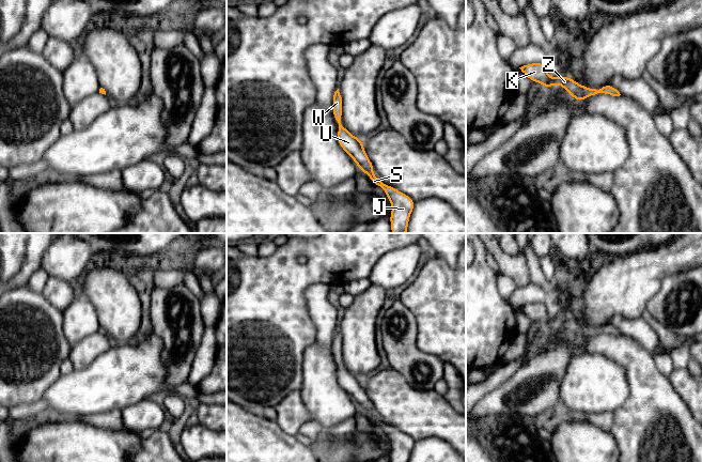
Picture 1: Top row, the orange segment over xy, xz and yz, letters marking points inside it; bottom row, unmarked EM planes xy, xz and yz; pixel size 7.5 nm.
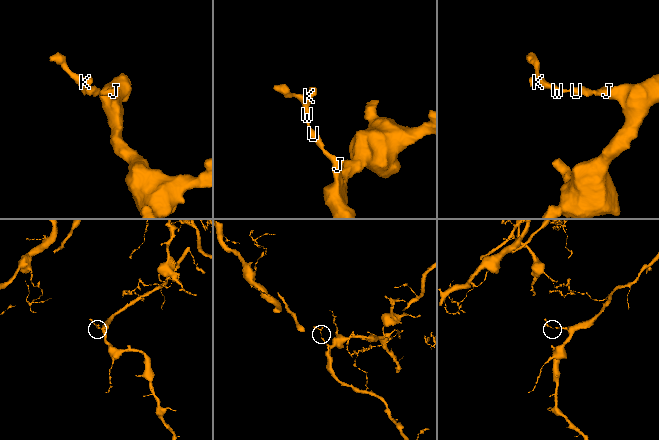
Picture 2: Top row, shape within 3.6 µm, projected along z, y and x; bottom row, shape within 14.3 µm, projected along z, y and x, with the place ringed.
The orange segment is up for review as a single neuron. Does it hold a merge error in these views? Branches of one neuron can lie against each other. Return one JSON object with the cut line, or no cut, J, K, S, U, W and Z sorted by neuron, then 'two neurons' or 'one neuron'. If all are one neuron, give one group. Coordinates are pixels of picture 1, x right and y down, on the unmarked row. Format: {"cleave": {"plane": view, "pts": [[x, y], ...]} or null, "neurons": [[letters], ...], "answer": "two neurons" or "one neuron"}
{"cleave": null, "neurons": [["J", "K", "S", "U", "W", "Z"]], "answer": "one neuron"}

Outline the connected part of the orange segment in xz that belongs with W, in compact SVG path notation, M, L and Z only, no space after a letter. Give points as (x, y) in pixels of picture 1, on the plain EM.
M339 328L333 335L332 353L339 366L338 382L340 386L353 398L357 406L370 417L372 424L385 430L392 445L392 451L389 458L390 462L409 462L410 453L415 446L415 440L399 431L395 427L385 424L379 417L374 415L374 405L364 390L362 380L353 375L342 365L342 337Z

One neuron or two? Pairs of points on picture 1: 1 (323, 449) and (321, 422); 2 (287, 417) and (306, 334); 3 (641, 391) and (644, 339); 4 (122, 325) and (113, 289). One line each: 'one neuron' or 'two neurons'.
1: two neurons
2: two neurons
3: two neurons
4: one neuron

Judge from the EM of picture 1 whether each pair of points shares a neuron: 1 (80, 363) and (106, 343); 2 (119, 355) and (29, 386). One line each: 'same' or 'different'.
1: same
2: different

